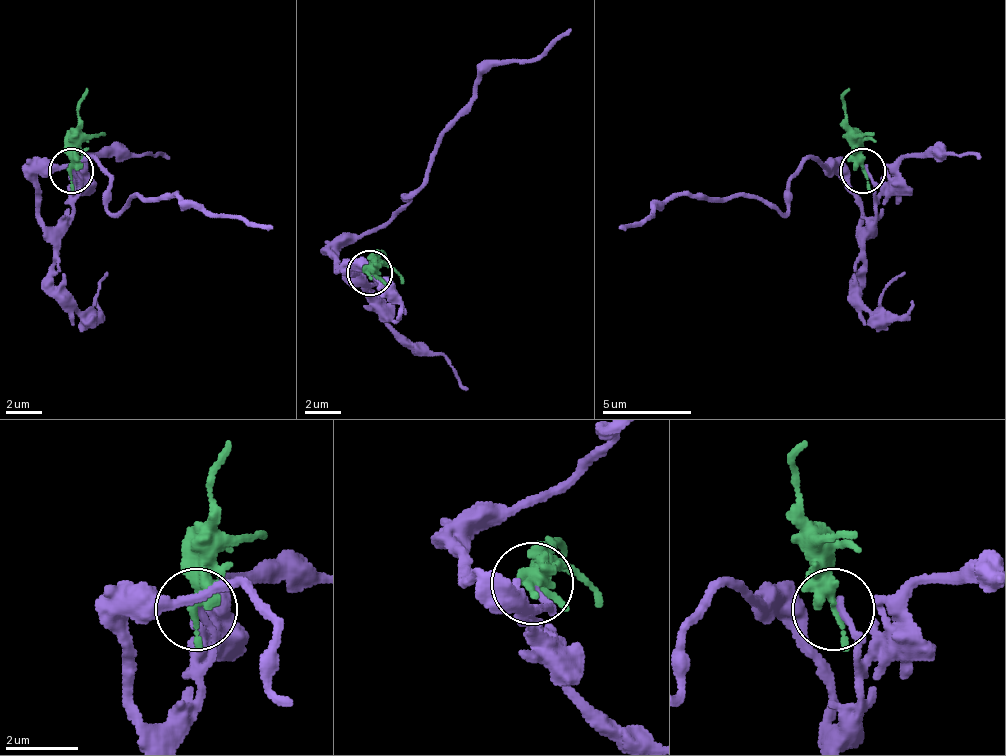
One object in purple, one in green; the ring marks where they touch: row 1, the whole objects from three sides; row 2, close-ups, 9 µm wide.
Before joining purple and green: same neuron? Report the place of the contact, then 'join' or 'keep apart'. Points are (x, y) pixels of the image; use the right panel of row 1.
(863, 170) | keep apart

